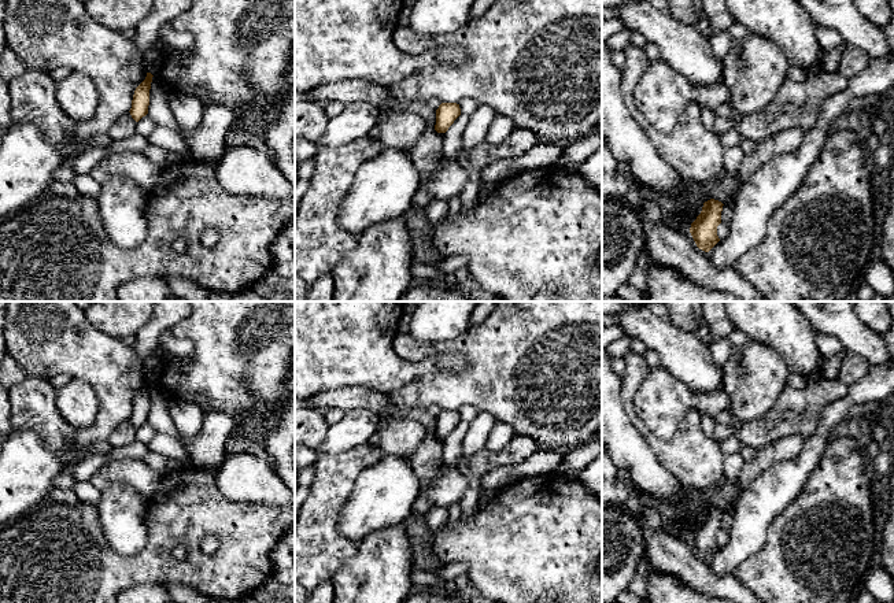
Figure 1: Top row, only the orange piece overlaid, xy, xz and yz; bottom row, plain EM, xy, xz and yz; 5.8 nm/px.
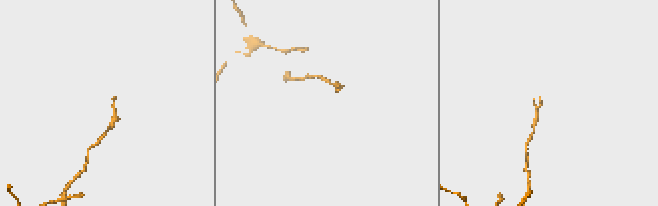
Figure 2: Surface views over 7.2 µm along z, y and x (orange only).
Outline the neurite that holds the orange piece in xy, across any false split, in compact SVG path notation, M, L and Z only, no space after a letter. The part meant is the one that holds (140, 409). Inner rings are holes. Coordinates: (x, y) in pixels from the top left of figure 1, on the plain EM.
M147 380L145 386L134 397L129 419L136 429L148 421L152 384L154 382L151 380Z

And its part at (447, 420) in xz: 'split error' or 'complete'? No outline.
complete

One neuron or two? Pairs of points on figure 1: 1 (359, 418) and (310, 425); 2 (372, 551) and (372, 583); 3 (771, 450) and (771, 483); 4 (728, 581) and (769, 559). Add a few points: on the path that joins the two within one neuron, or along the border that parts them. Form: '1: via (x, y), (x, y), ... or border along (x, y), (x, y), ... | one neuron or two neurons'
1: border along (329, 425), (324, 440), (316, 450) | two neurons
2: via (372, 559), (372, 574) | one neuron
3: border along (800, 452), (794, 458), (769, 465), (746, 487) | two neurons
4: border along (734, 573), (747, 588) | two neurons

